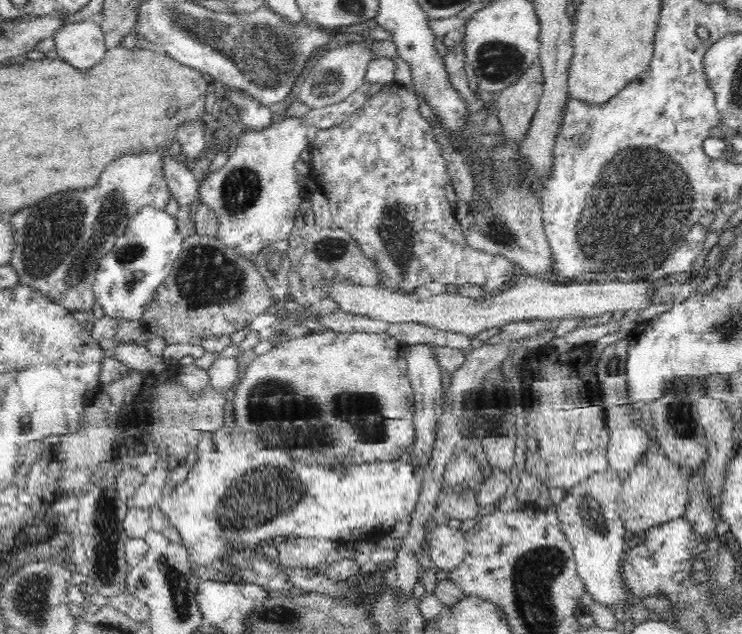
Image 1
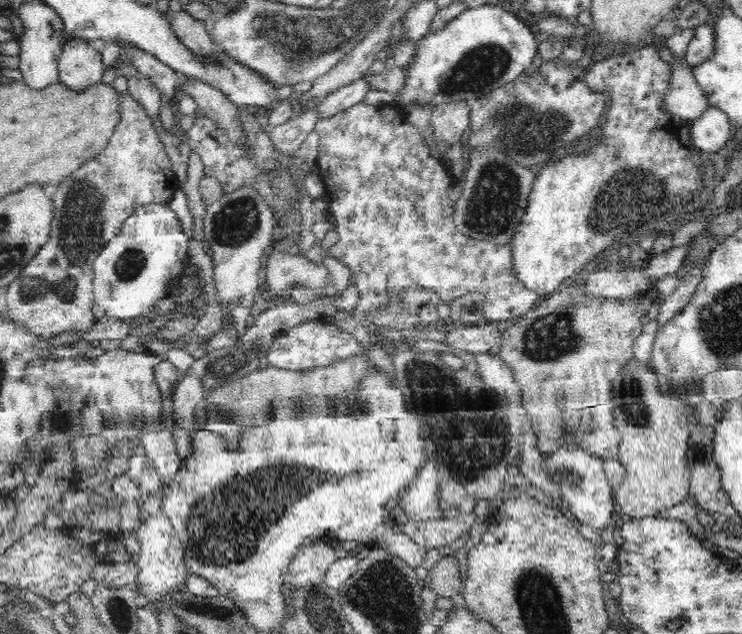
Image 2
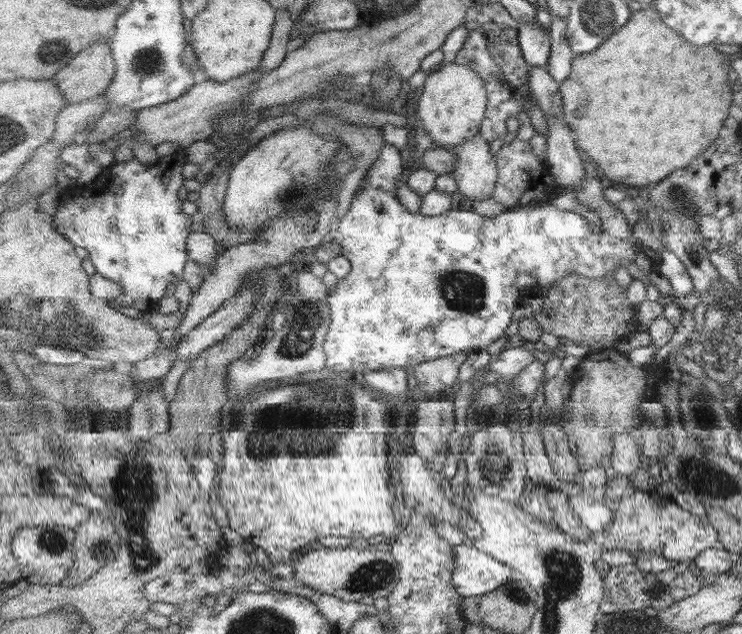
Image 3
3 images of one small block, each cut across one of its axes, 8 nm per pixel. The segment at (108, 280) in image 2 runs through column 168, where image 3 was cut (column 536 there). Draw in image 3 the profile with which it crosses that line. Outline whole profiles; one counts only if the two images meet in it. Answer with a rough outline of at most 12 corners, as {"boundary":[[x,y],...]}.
{"boundary":[[386,143],[333,241],[327,372],[486,348],[645,248],[551,202],[407,210]]}

